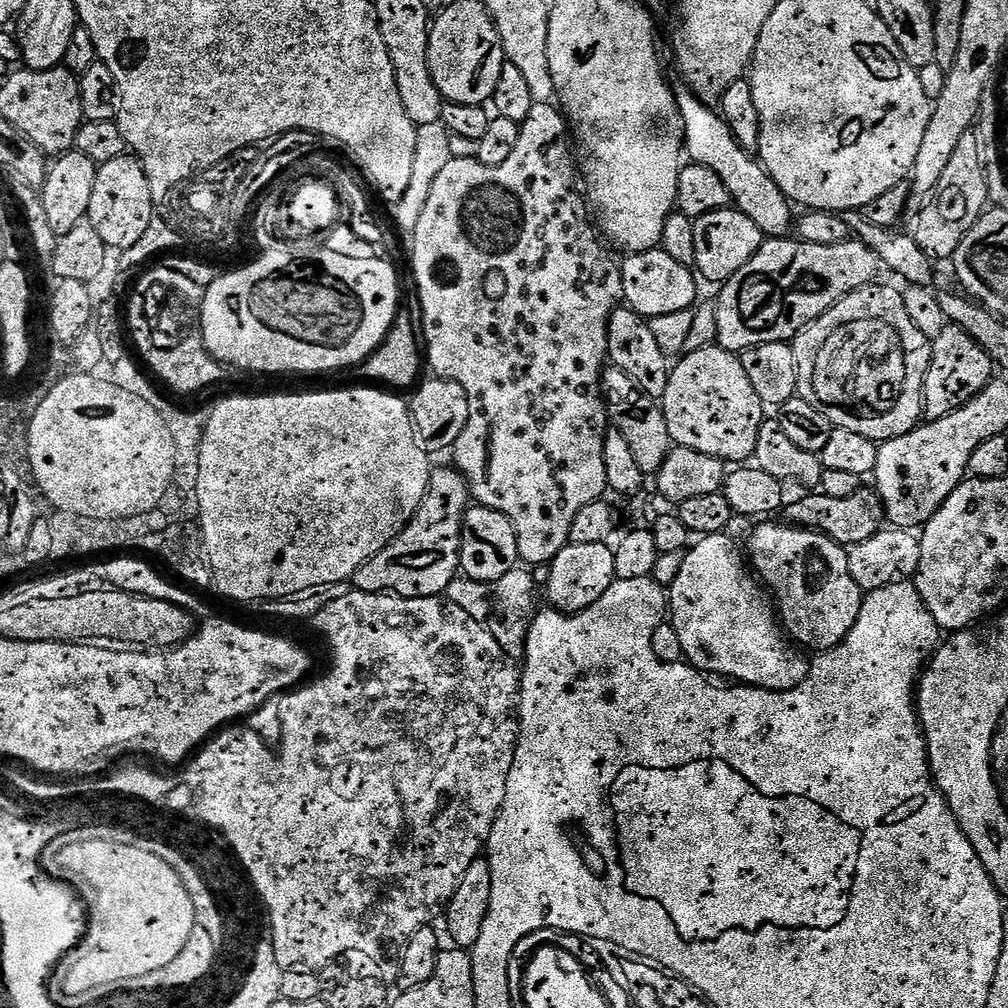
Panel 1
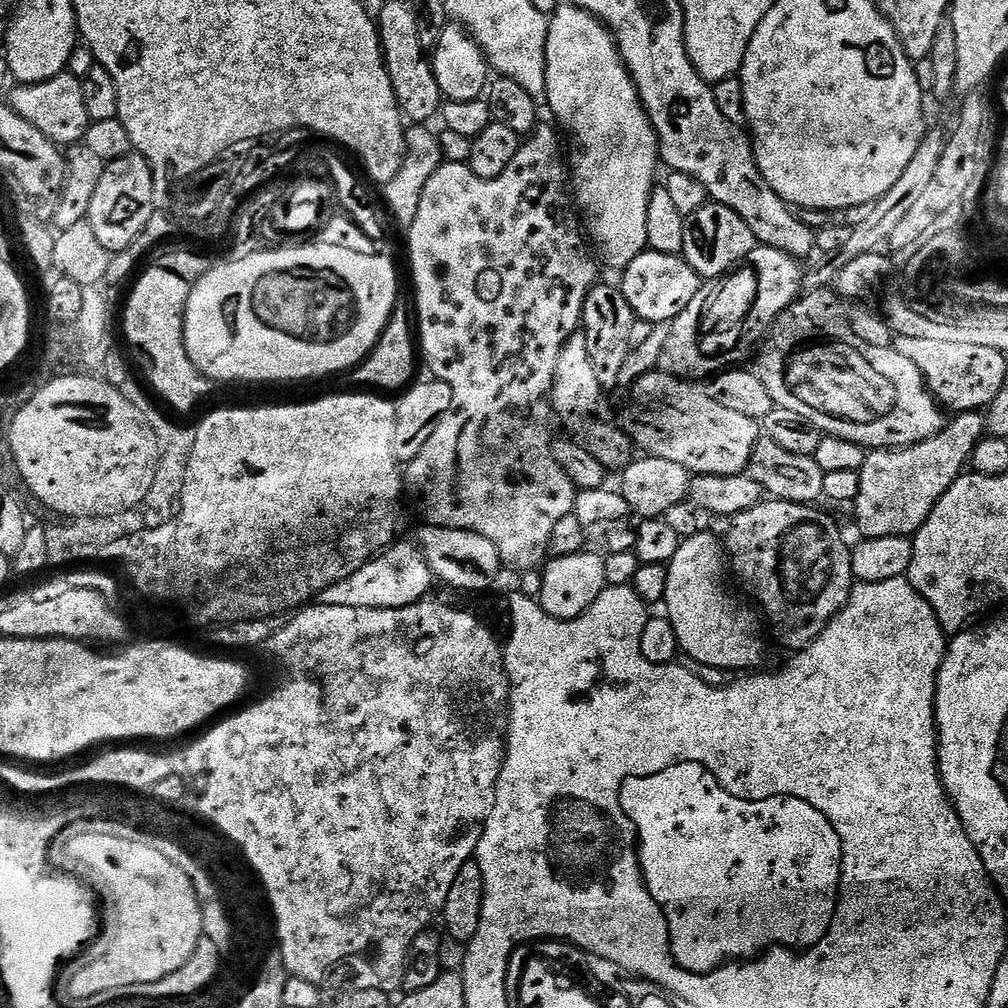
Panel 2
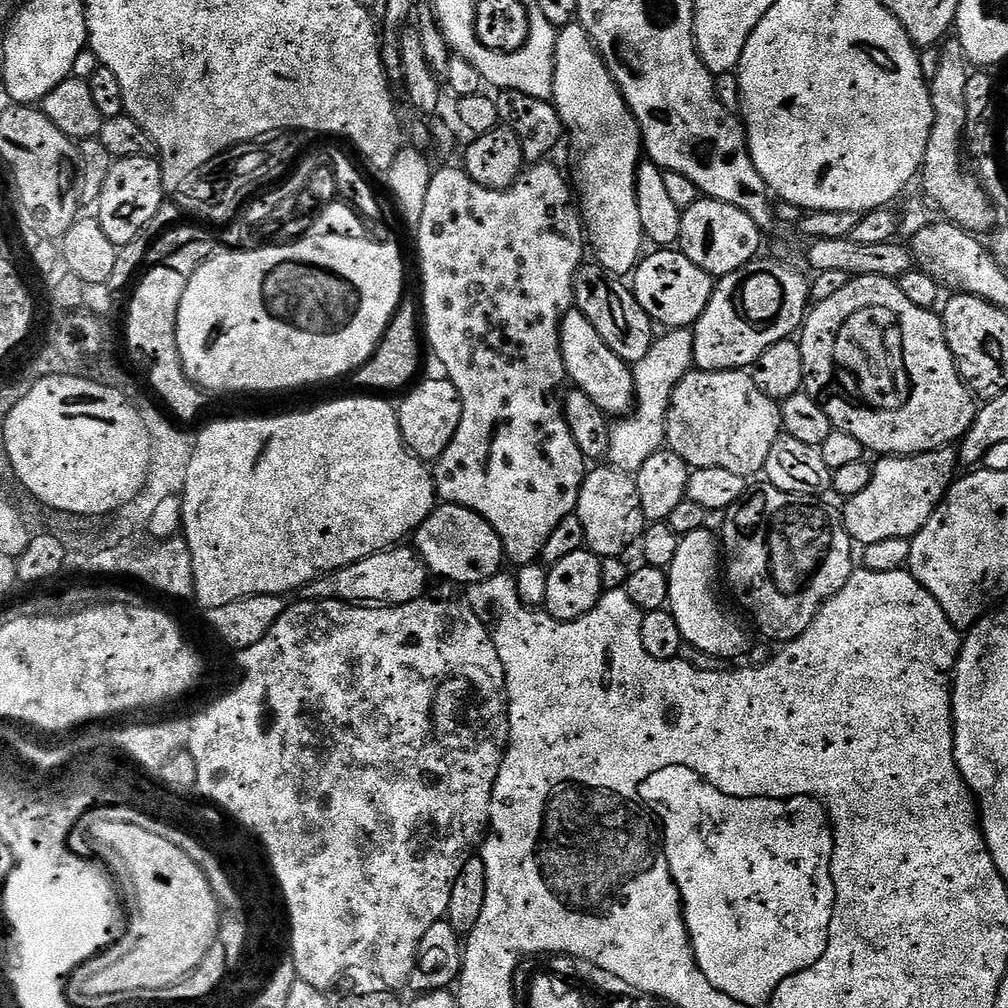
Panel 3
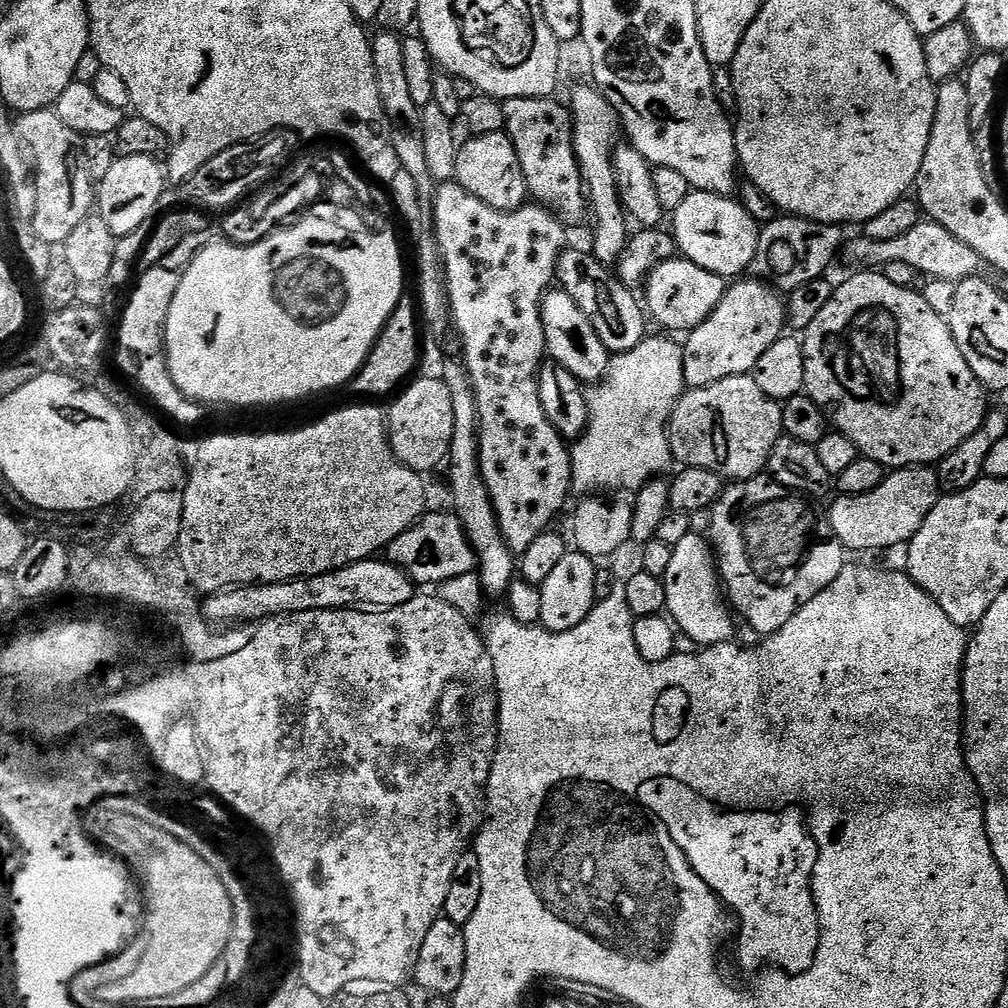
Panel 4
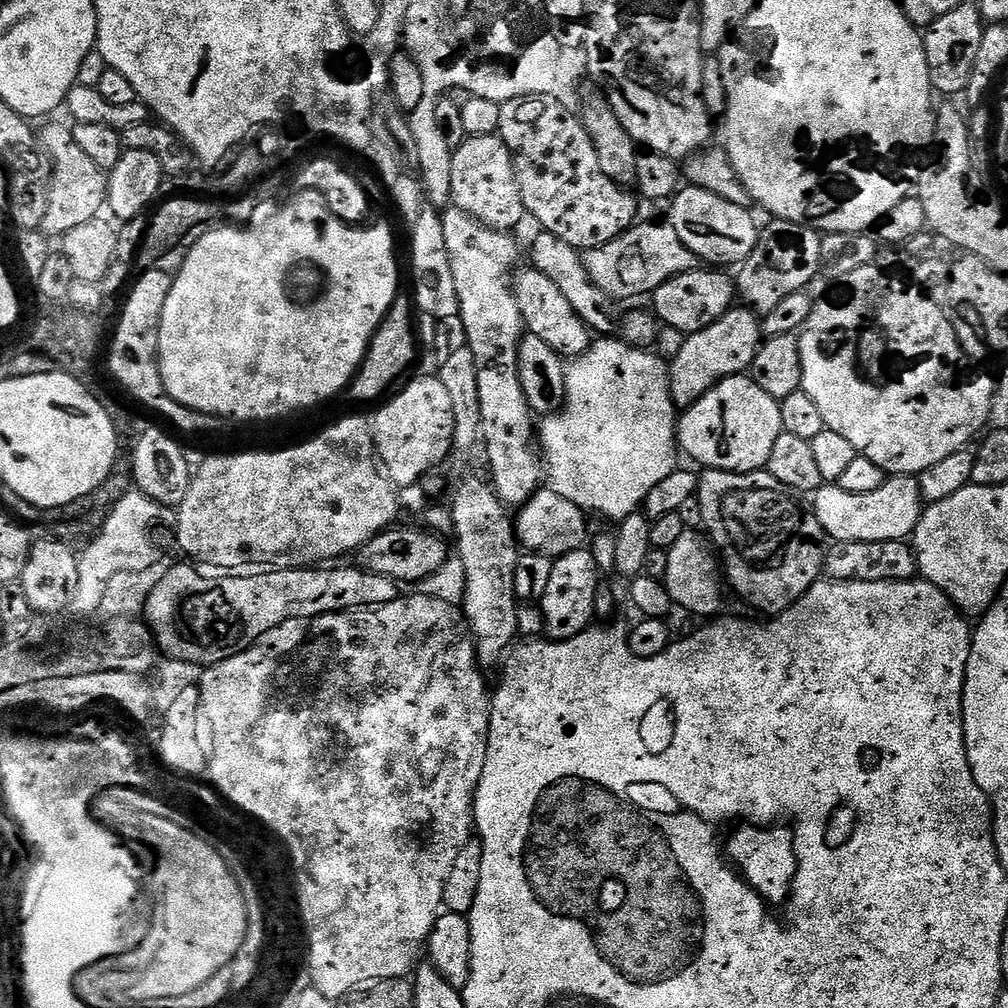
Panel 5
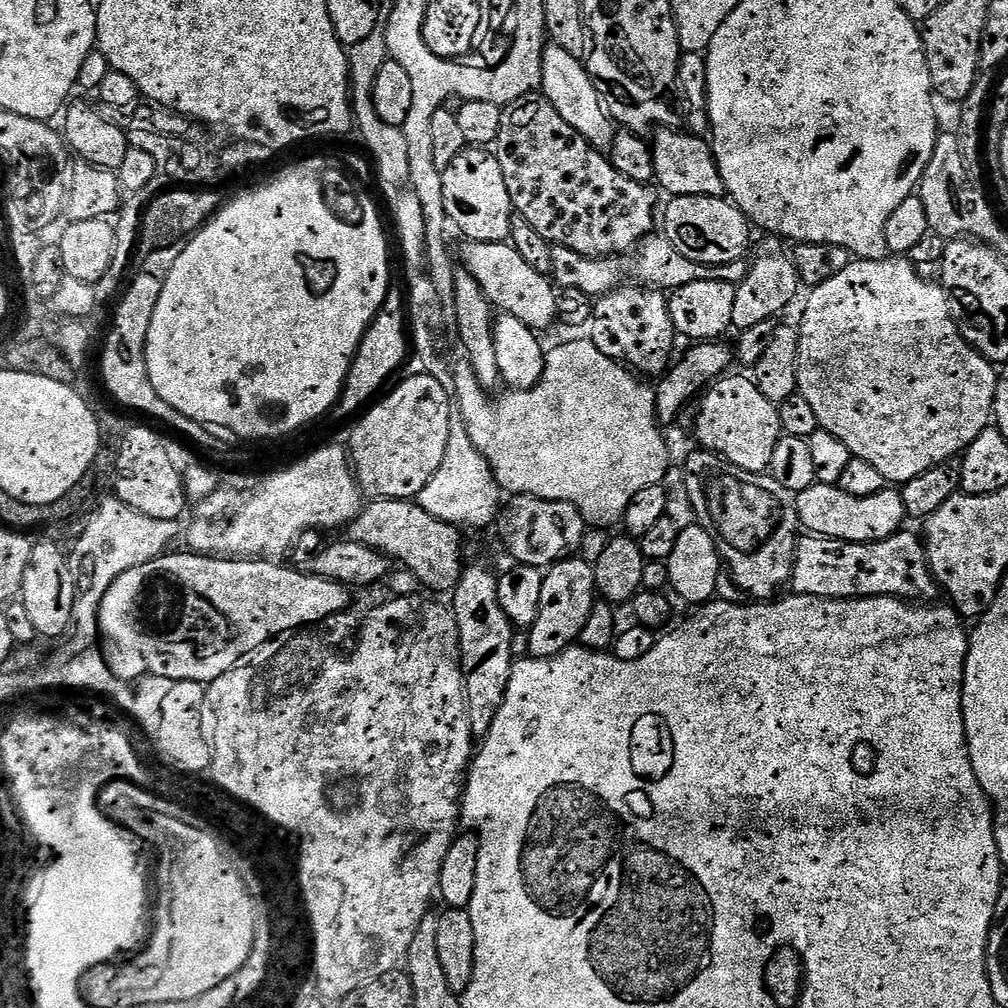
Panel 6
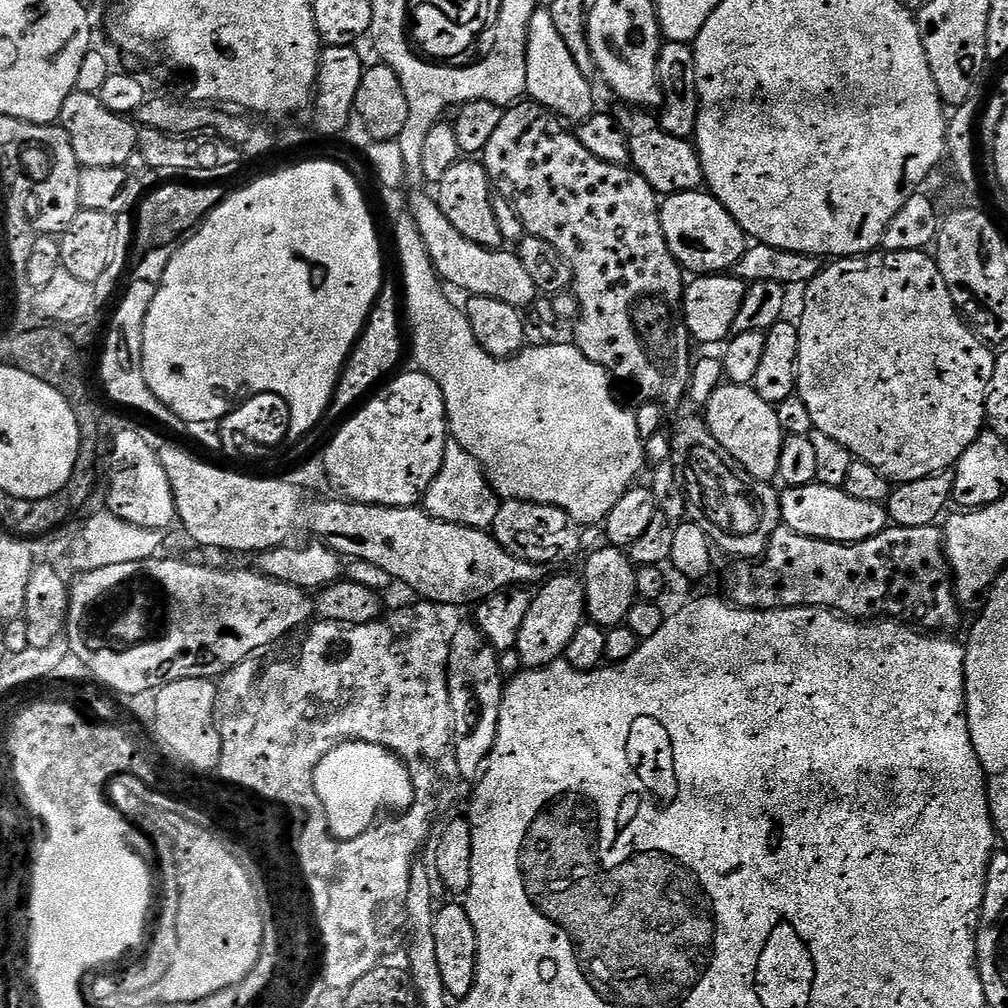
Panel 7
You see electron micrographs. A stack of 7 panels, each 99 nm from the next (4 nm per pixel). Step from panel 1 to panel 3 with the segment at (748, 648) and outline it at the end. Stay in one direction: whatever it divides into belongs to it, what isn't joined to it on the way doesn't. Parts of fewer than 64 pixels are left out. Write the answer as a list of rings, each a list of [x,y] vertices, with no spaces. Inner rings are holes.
[[[707,527],[694,530],[694,534],[686,534],[680,538],[678,554],[674,554],[674,562],[667,568],[669,596],[667,607],[672,613],[674,622],[678,622],[678,630],[682,630],[682,638],[690,649],[697,648],[708,656],[717,656],[720,660],[732,660],[744,652],[744,632],[732,621],[732,616],[724,612],[720,600],[716,597],[716,571],[722,568],[722,548],[718,536],[708,532]]]

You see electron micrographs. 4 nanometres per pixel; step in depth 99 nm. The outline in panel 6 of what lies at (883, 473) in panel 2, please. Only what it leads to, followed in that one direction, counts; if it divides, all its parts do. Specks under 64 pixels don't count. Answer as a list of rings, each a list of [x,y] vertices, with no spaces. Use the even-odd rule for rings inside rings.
[[[814,483],[806,490],[795,493],[795,498],[801,525],[814,536],[873,544],[890,538],[905,527],[904,499],[892,486],[883,488],[878,494],[870,494],[870,498],[854,498],[854,494],[846,494],[837,485]]]

